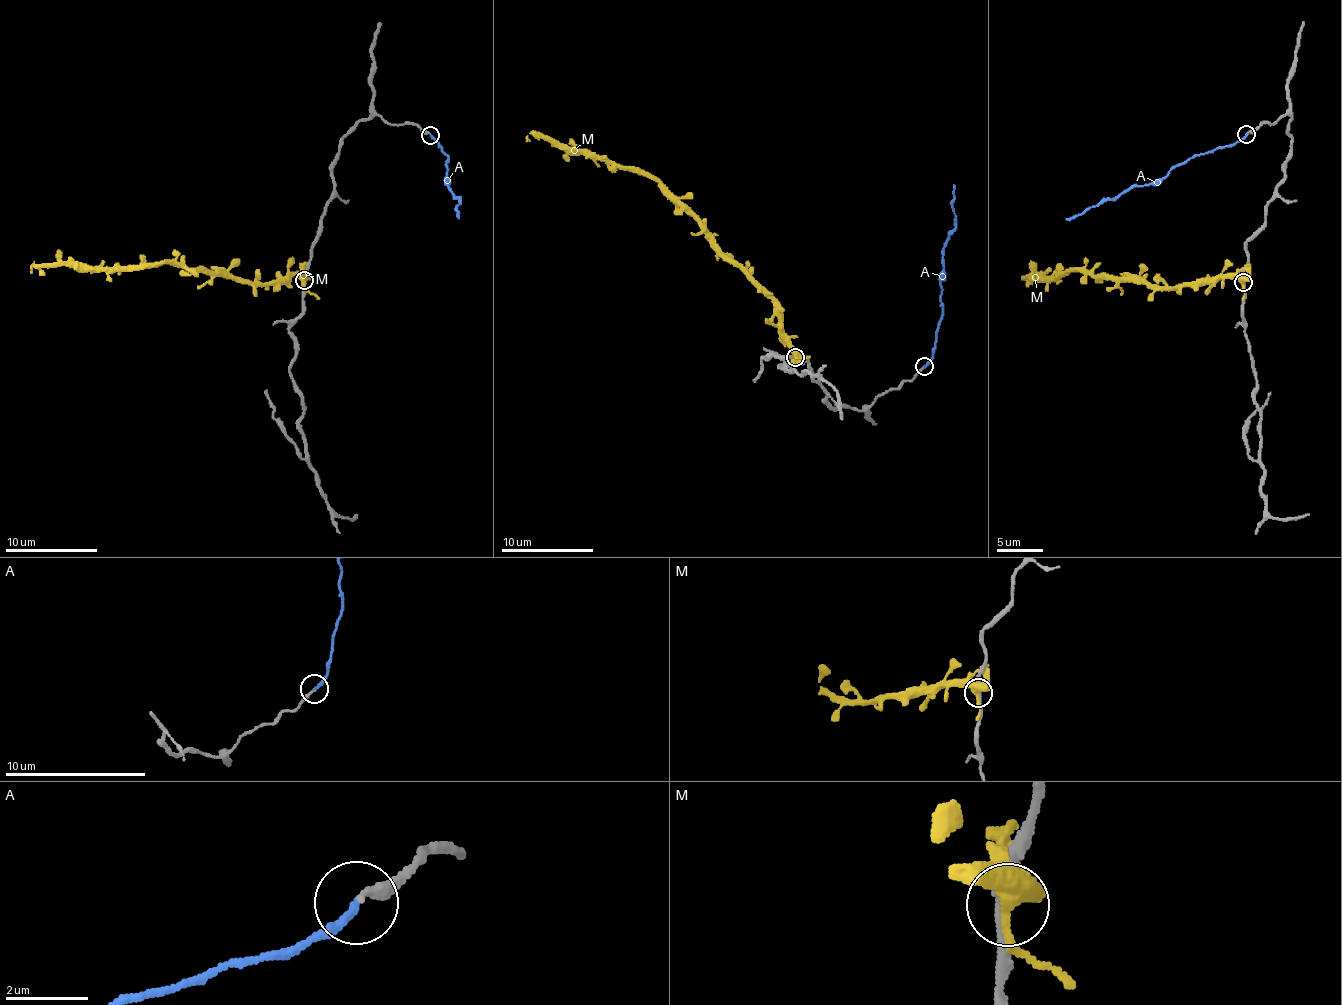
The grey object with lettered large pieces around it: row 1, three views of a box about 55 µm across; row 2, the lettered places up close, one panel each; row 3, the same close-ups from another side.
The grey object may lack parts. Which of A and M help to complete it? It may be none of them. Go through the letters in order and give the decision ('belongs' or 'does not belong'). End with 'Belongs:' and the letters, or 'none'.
A: belongs
M: does not belong
Belongs: A

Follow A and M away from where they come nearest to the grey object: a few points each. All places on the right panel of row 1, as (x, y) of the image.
A: (1246, 133), (1232, 145), (1193, 156), (1161, 179), (1131, 186), (1066, 220)
M: (1244, 283), (1237, 278), (1196, 278), (1178, 286), (1146, 286), (1068, 272), (1057, 277), (1024, 277), (1031, 284)

